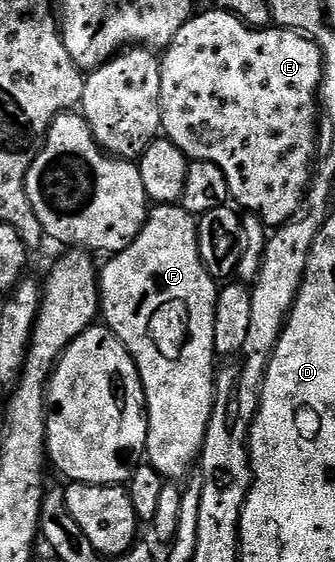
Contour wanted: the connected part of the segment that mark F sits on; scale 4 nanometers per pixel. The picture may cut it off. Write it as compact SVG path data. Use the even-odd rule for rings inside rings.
M158 204L145 217L140 234L131 246L110 255L99 272L100 315L131 354L145 391L149 433L145 443L147 463L169 482L181 482L190 475L189 463L201 455L207 426L213 413L215 387L215 302L218 281L206 270L197 241L198 217L177 204Z

